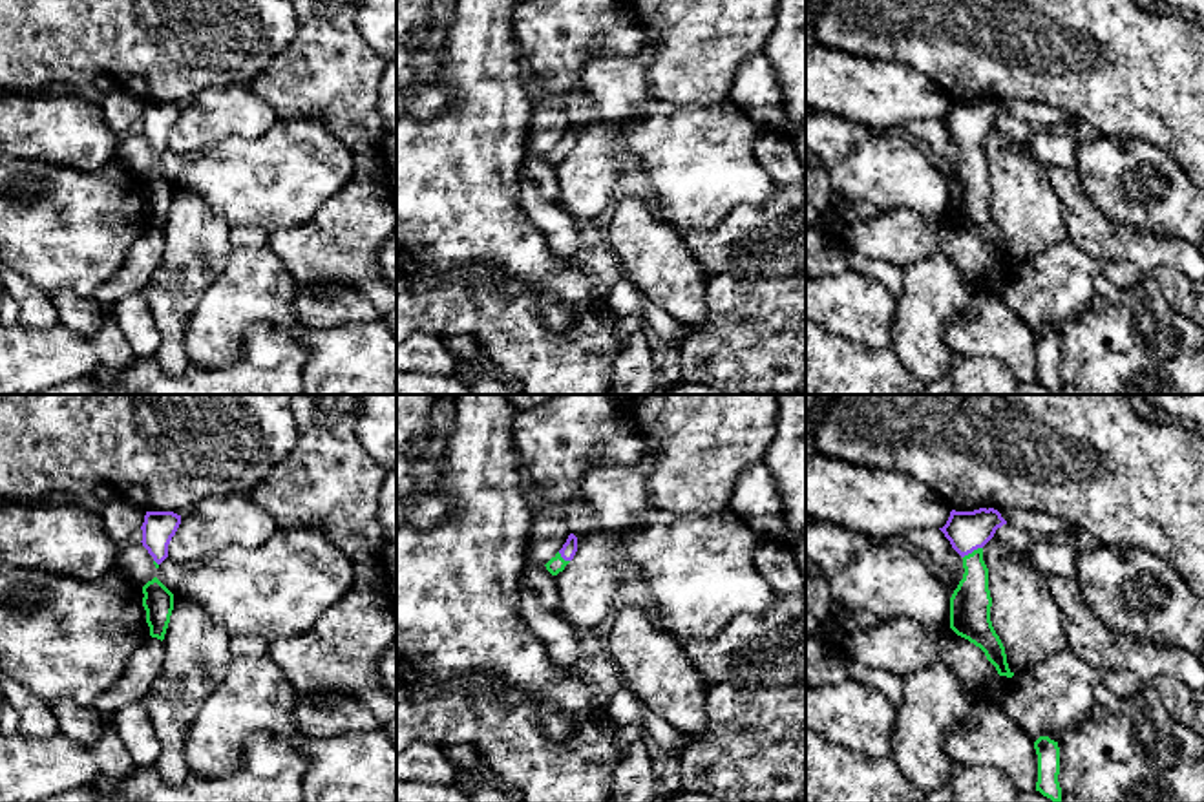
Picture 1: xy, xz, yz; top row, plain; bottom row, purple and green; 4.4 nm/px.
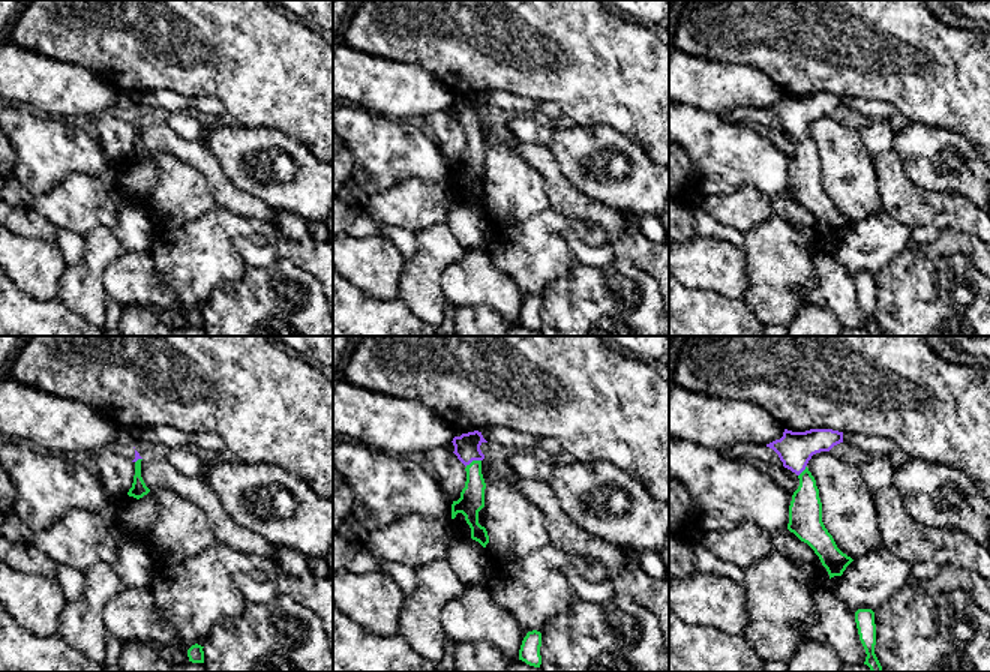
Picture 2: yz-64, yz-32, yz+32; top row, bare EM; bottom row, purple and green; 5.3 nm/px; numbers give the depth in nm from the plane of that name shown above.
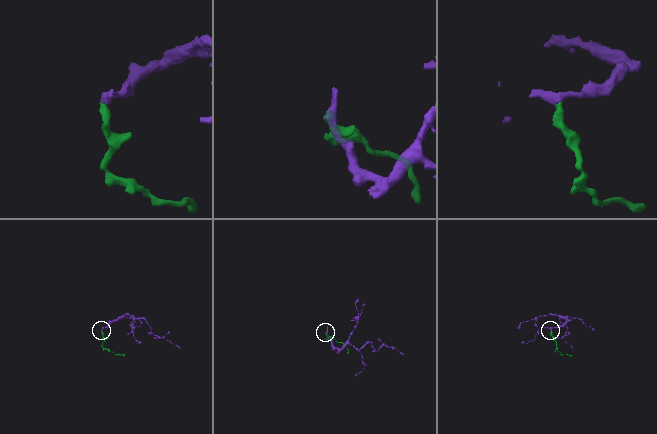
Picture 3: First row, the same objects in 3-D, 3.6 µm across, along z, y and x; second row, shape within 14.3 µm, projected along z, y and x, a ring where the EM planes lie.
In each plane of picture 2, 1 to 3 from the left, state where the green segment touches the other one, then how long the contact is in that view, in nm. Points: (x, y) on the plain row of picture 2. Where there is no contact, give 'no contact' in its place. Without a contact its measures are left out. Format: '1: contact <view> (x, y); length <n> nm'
1: contact yz-64 (138, 122); length 50 nm
2: contact yz-32 (473, 123); length 90 nm
3: contact yz+32 (803, 134); length 80 nm

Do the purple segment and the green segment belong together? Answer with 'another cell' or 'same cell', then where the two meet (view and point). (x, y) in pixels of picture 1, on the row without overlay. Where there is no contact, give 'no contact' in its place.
same cell; contact yz (972, 141)

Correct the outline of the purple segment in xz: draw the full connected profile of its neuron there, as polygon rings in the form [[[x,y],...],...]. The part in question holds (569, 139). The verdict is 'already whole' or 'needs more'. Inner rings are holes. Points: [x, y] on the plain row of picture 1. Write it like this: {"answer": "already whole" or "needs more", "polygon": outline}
{"answer": "needs more", "polygon": [[[570,124],[563,139],[544,155],[546,161],[552,166],[557,166],[574,150],[576,142],[577,142],[577,128]]]}

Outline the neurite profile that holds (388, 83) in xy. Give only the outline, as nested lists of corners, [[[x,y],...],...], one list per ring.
[[[396,60],[387,62],[378,86],[378,110],[385,133],[396,132]]]

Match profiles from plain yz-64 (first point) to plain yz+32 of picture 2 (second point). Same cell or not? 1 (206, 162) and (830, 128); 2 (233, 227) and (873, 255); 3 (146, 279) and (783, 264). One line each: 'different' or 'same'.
1: different
2: same
3: different

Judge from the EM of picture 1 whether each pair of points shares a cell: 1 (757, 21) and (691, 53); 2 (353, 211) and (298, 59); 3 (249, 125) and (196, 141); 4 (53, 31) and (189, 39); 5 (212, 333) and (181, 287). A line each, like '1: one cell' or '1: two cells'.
1: one cell
2: one cell
3: one cell
4: one cell
5: two cells

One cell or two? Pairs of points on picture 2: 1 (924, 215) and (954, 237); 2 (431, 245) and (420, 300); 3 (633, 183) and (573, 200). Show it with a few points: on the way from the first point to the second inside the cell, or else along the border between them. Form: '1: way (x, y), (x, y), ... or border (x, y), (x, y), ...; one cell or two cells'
1: border (941, 228), (959, 228), (974, 236); two cells
2: way (432, 258), (422, 272), (420, 287); one cell
3: border (561, 171), (579, 191), (620, 209); two cells

